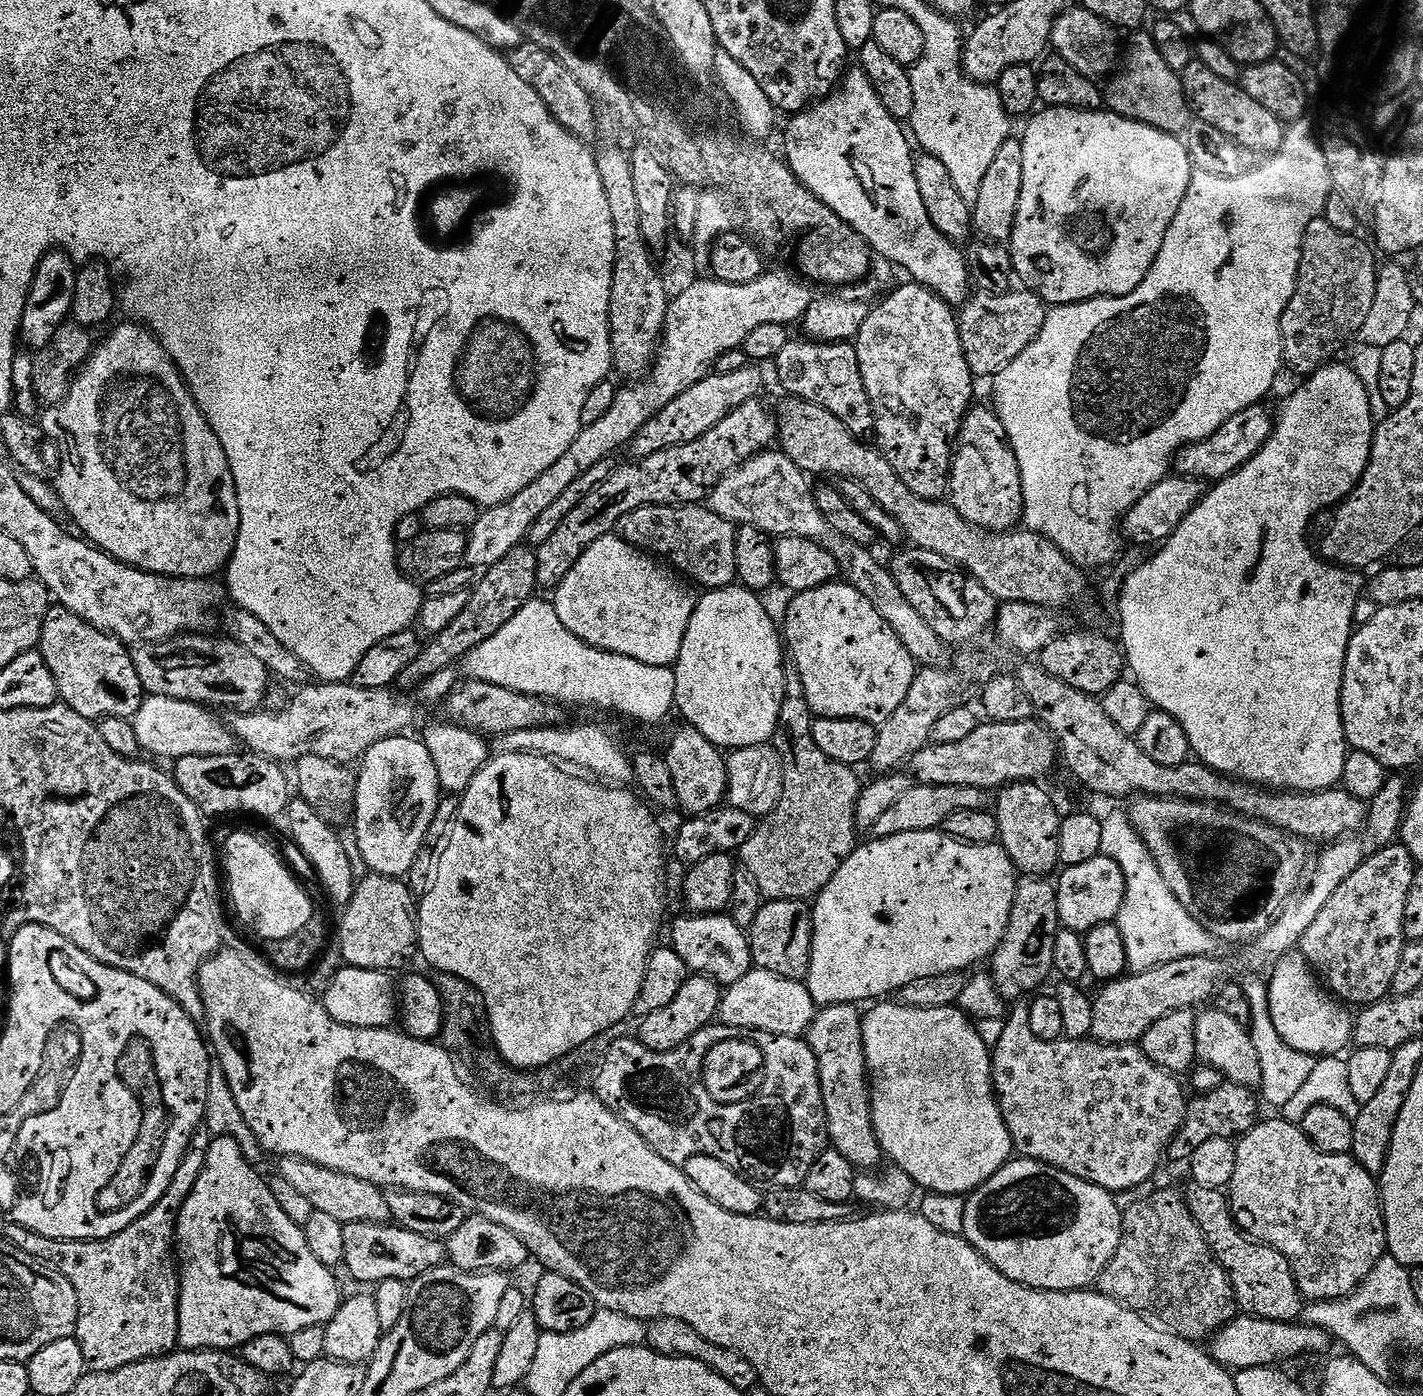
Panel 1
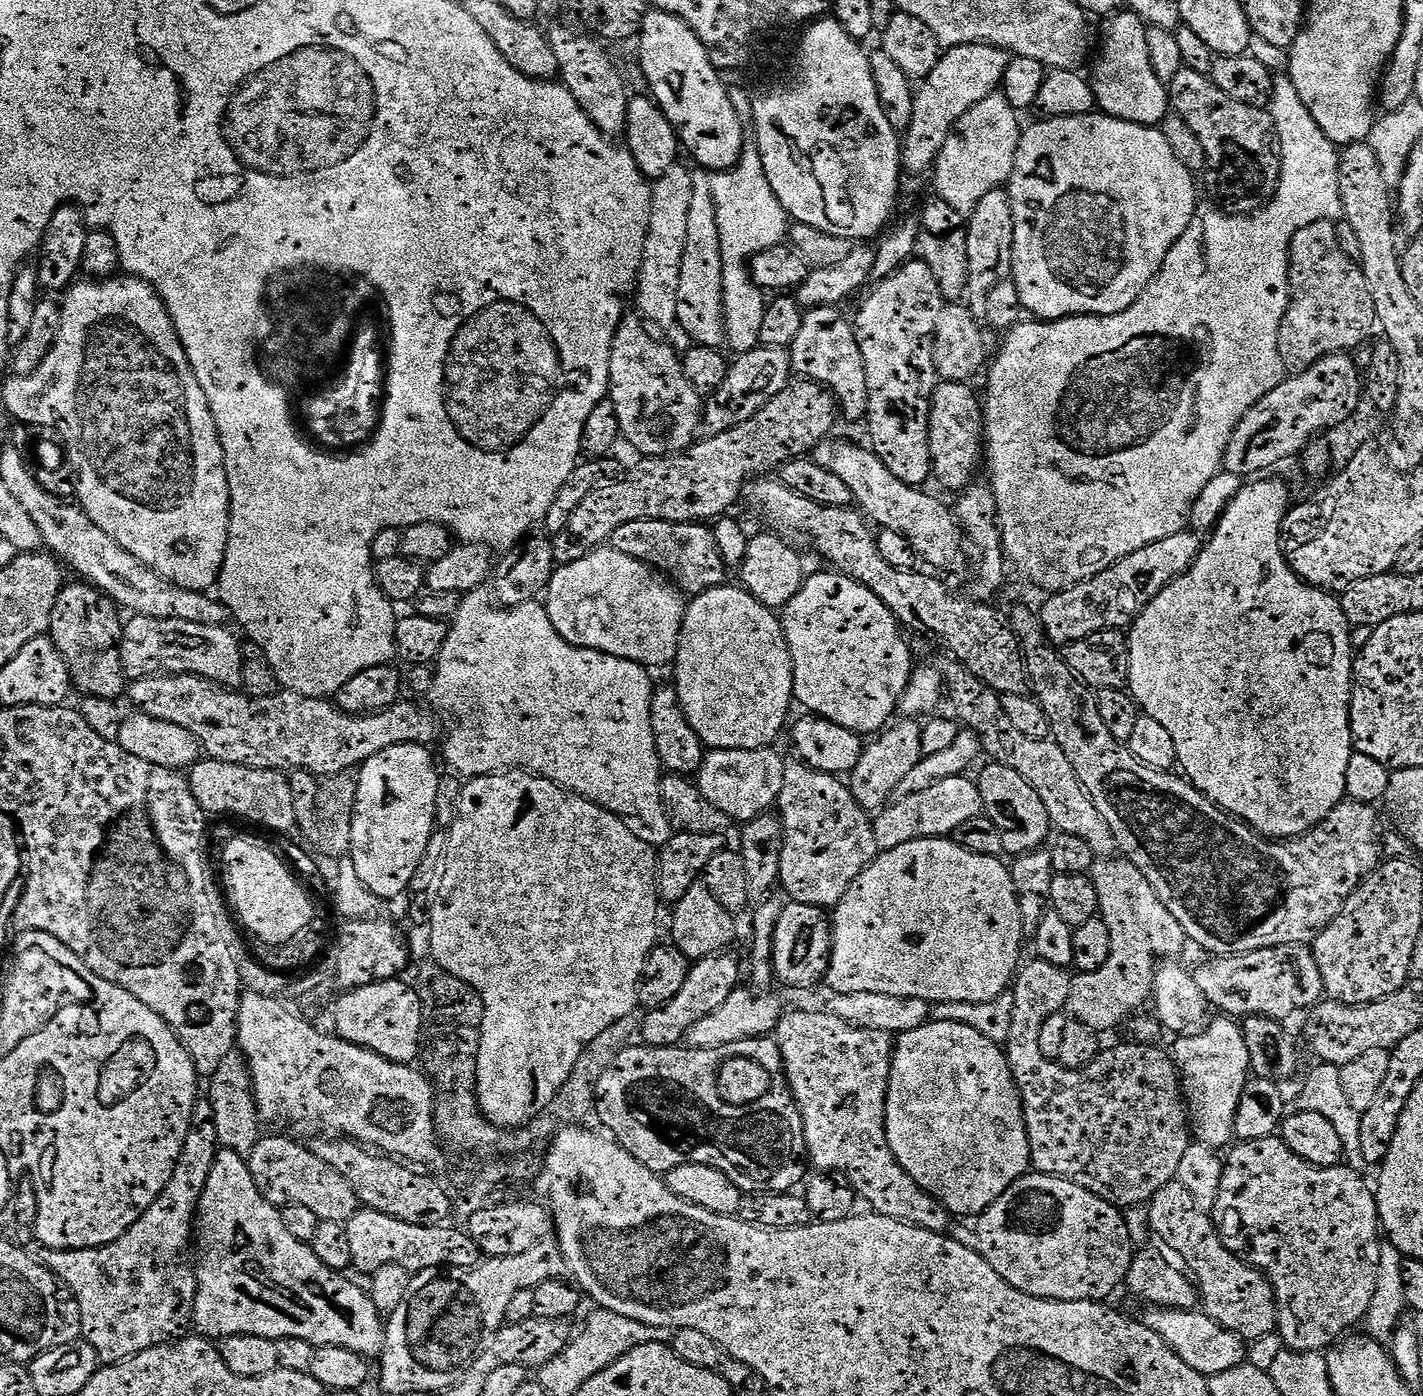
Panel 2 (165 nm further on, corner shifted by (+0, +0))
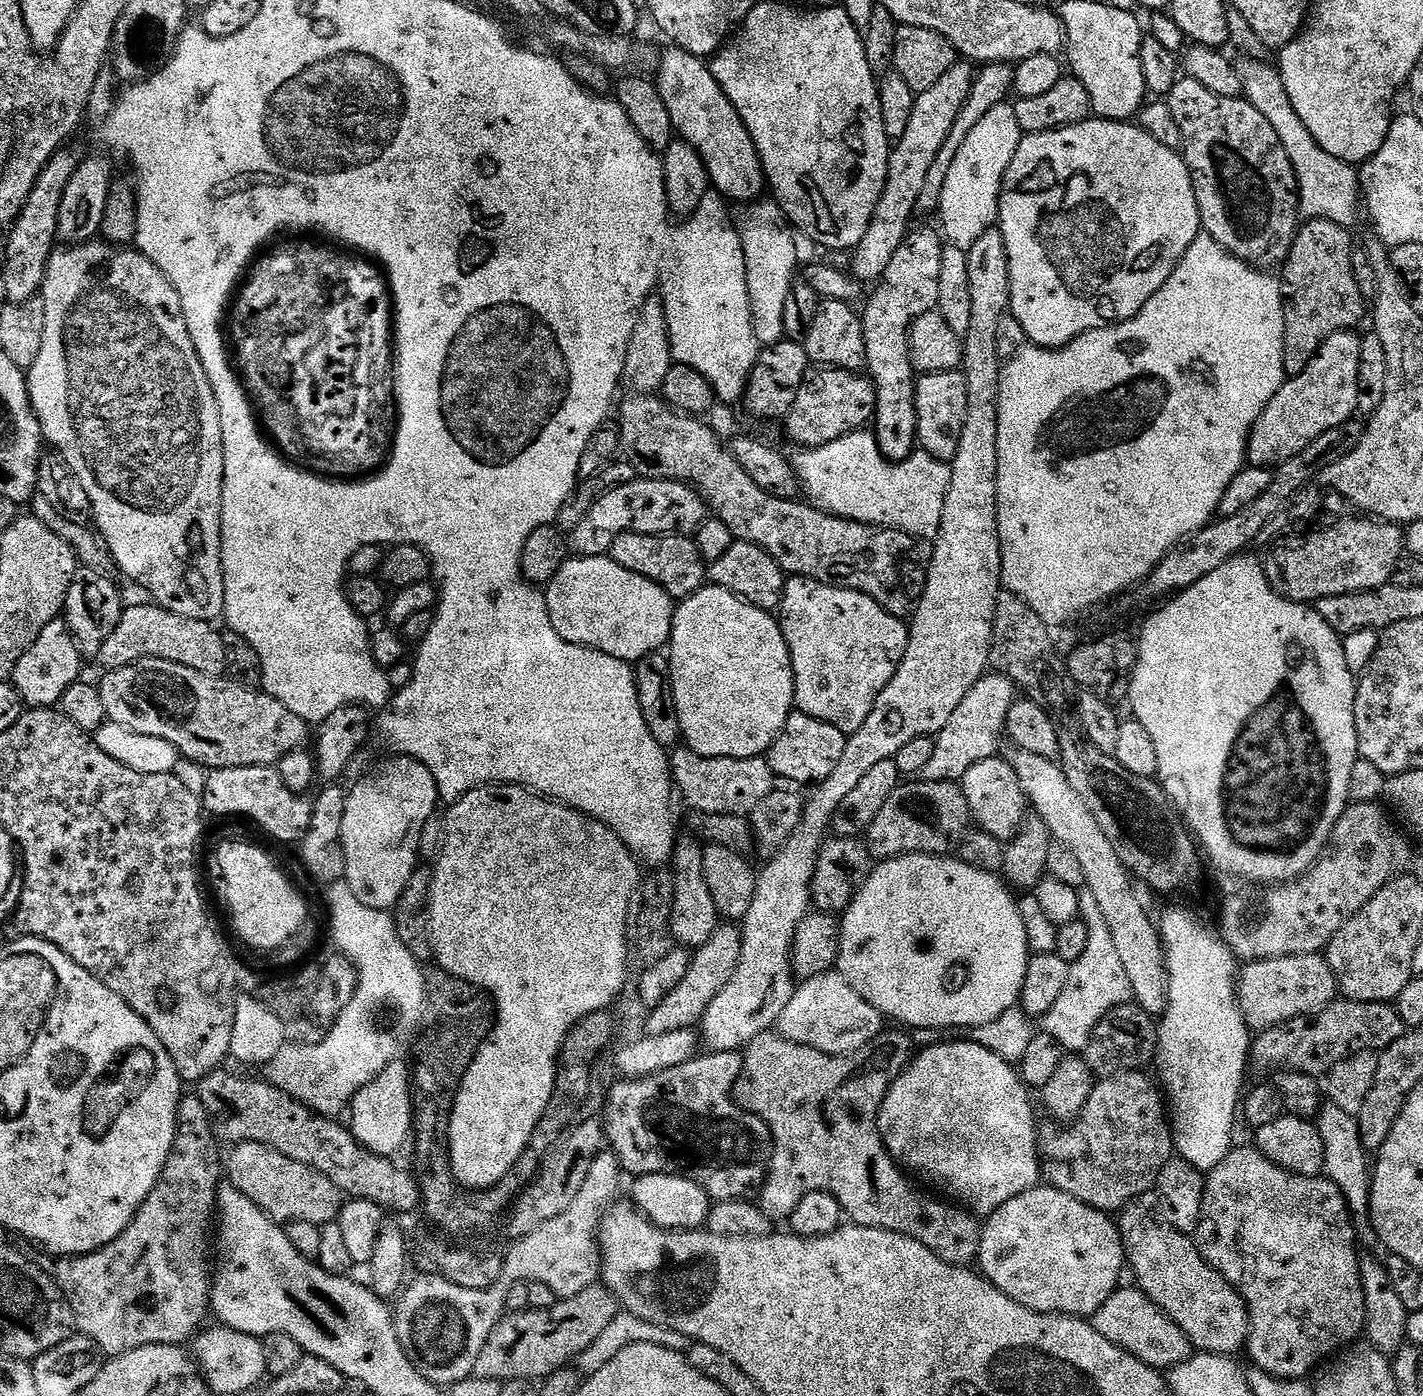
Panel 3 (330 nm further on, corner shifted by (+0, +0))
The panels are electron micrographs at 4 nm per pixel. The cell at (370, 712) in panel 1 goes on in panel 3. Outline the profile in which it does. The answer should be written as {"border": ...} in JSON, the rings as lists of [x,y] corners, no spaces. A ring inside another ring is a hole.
{"border":[[[158,658],[139,660],[130,666],[105,671],[103,675],[104,681],[99,681],[98,687],[102,700],[106,702],[106,712],[111,723],[126,726],[138,734],[166,738],[166,742],[173,744],[185,761],[205,764],[208,770],[249,768],[259,764],[276,766],[283,756],[307,745],[310,740],[310,726],[298,718],[294,710],[282,706],[278,698],[269,696],[267,692],[250,690],[233,678],[202,674],[198,670],[190,670],[190,666]]]}

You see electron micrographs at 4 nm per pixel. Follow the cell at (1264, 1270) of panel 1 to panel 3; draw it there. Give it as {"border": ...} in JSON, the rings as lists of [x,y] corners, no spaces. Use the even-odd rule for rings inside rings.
{"border":[[[1155,1191],[1142,1194],[1133,1200],[1118,1216],[1120,1237],[1124,1239],[1124,1255],[1130,1272],[1136,1275],[1135,1283],[1167,1316],[1187,1335],[1204,1354],[1232,1356],[1243,1349],[1250,1340],[1248,1303],[1238,1289],[1208,1263],[1205,1253],[1196,1249],[1197,1241],[1191,1235],[1176,1229],[1171,1215],[1161,1197]]]}

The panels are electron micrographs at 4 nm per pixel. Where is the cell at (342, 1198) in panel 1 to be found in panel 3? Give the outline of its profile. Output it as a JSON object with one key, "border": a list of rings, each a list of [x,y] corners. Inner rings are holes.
{"border":[[[258,1142],[237,1144],[231,1152],[232,1157],[226,1160],[227,1179],[273,1220],[301,1220],[323,1226],[339,1217],[342,1193],[338,1186],[334,1186],[334,1182],[330,1182],[330,1178],[326,1178],[326,1174],[294,1158],[286,1158],[286,1154]]]}

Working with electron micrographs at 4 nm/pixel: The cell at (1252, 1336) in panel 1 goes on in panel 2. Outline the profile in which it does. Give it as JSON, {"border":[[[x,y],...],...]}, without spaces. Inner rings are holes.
{"border":[[[1152,1306],[1147,1311],[1142,1316],[1144,1324],[1150,1326],[1150,1330],[1154,1330],[1154,1334],[1158,1334],[1158,1338],[1162,1338],[1162,1342],[1166,1342],[1166,1346],[1170,1346],[1170,1350],[1174,1350],[1182,1362],[1186,1362],[1186,1366],[1198,1370],[1198,1374],[1211,1378],[1245,1363],[1245,1340],[1234,1334],[1234,1330],[1226,1330],[1214,1322],[1214,1318],[1207,1316],[1203,1310]]]}

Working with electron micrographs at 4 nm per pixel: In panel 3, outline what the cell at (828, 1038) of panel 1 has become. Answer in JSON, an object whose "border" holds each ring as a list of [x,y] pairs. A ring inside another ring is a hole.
{"border":[[[776,1030],[764,1032],[752,1040],[743,1053],[744,1065],[739,1081],[747,1084],[757,1082],[757,1088],[755,1084],[749,1086],[739,1099],[746,1105],[747,1111],[767,1121],[774,1141],[770,1171],[762,1185],[764,1193],[758,1197],[758,1203],[767,1216],[780,1222],[783,1216],[784,1219],[791,1218],[798,1202],[802,1202],[806,1194],[829,1192],[838,1198],[844,1208],[845,1217],[853,1225],[906,1234],[925,1244],[947,1264],[968,1266],[980,1254],[980,1243],[984,1237],[981,1221],[943,1199],[931,1200],[930,1197],[923,1196],[907,1180],[909,1177],[902,1171],[901,1165],[888,1153],[880,1133],[880,1107],[884,1105],[892,1083],[914,1059],[912,1040],[907,1036],[909,1033],[904,1030],[896,1031],[900,1032],[885,1030],[869,1047],[858,1052],[849,1052],[846,1056],[831,1056],[819,1052],[809,1044],[787,1040]]]}

